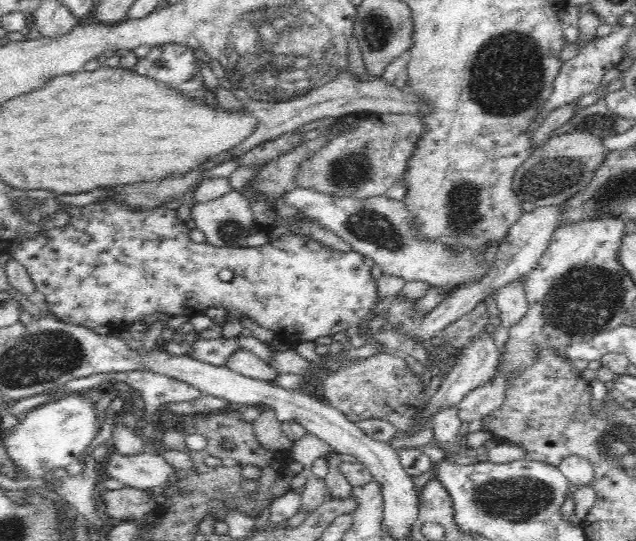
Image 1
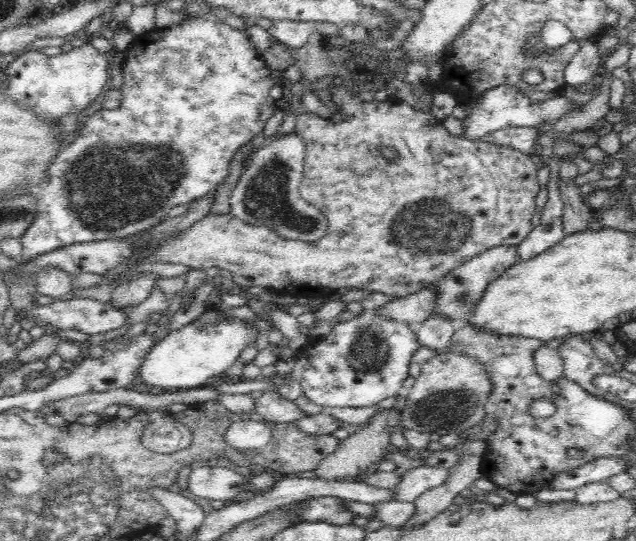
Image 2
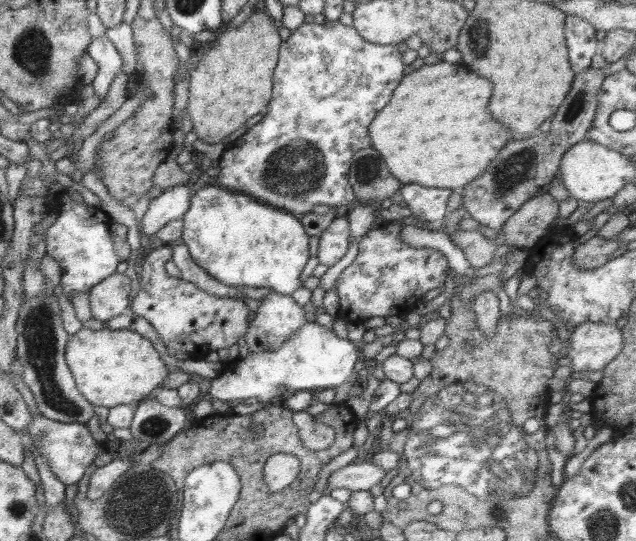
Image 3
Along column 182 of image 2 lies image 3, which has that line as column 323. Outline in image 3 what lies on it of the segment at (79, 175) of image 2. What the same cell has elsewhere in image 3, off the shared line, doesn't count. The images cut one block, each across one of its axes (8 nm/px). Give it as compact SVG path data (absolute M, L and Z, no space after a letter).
M349 22L302 23L291 31L286 41L282 41L273 72L274 98L268 102L266 116L262 114L250 123L248 131L222 153L216 170L219 186L250 195L259 202L297 217L312 214L313 207L318 205L344 210L355 200L348 180L354 153L370 146L368 126L382 106L390 102L394 88L408 70L397 45L368 42Z

